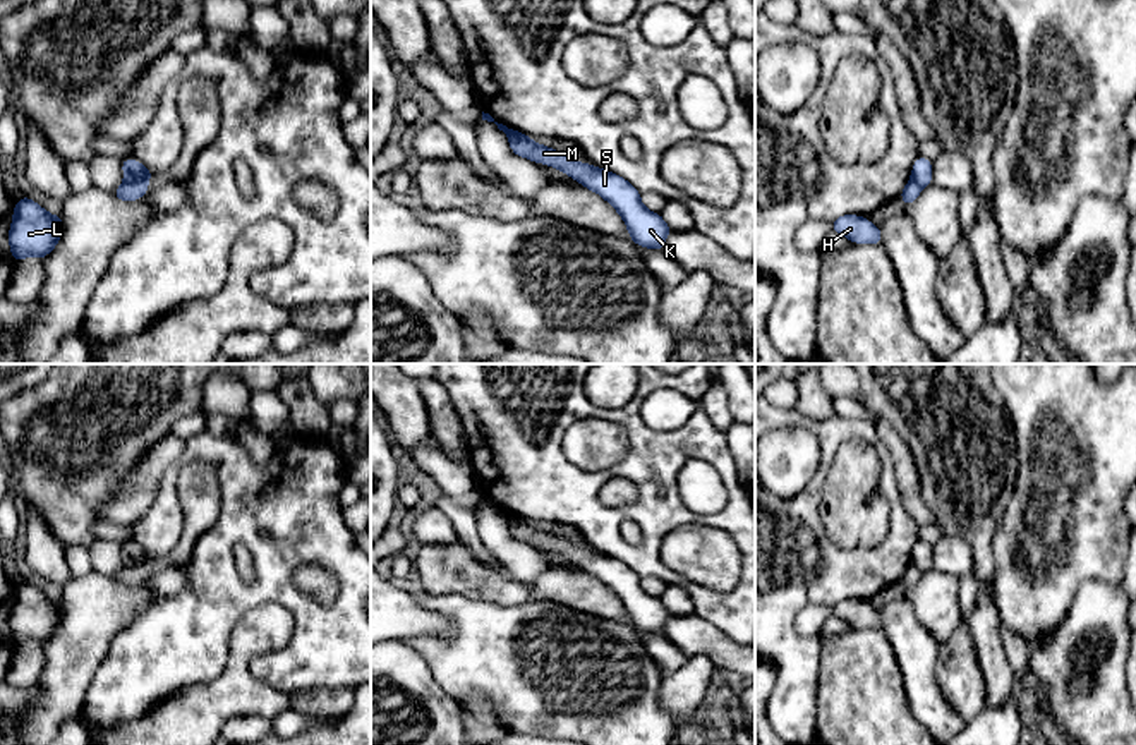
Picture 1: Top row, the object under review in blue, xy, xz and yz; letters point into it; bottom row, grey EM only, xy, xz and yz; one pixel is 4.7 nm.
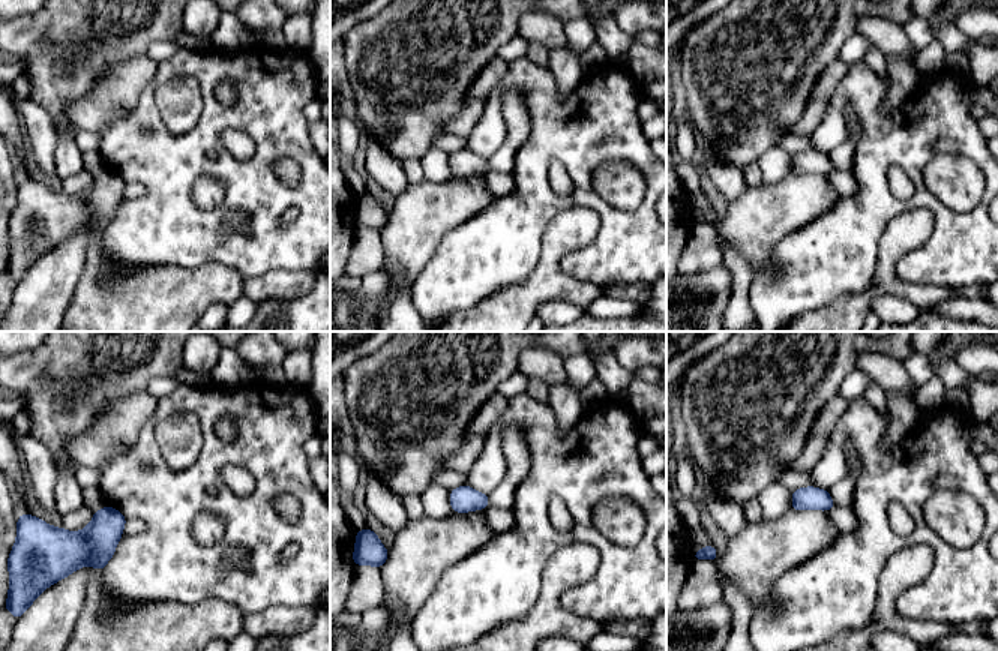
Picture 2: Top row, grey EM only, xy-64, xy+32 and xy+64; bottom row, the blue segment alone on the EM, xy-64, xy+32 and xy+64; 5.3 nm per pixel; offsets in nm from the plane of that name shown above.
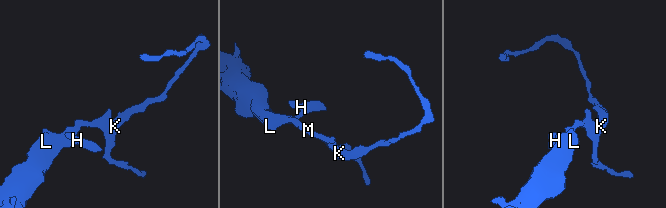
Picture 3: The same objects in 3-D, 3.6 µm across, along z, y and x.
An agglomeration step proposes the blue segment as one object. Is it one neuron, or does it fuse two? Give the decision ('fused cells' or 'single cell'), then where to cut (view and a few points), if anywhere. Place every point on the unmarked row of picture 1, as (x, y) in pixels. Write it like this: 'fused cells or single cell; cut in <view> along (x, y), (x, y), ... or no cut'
fused cells; cut in xy along (126, 563), (146, 567)

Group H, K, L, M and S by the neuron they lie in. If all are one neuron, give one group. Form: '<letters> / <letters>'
H L / K M S

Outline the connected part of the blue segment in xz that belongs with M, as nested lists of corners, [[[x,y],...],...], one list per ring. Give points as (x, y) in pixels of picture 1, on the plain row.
[[[511,524],[510,532],[515,539],[554,551],[597,577],[621,599],[635,628],[664,635],[664,625],[671,613],[659,597],[649,596],[640,587],[640,577],[628,565],[594,549],[573,546],[532,524]]]

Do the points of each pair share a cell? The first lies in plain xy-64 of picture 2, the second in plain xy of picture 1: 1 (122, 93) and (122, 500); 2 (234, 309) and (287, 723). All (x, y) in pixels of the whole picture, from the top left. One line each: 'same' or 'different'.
1: same
2: same

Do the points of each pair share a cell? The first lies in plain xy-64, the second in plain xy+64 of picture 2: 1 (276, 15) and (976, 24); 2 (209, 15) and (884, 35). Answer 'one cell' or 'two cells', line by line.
1: two cells
2: one cell

